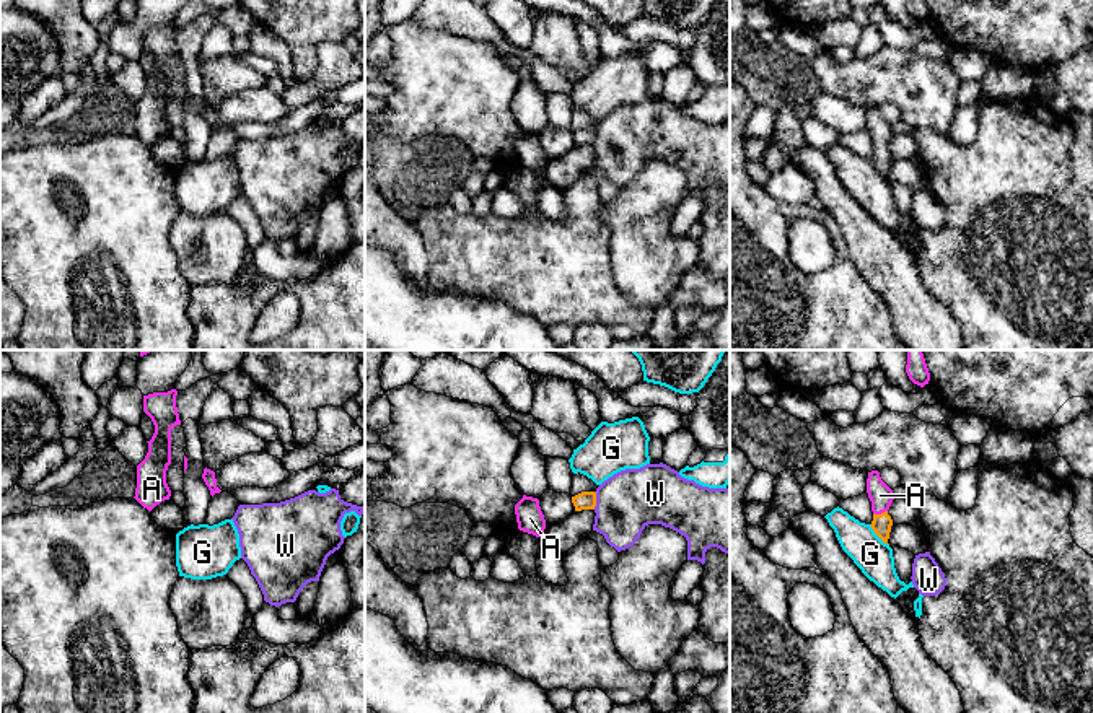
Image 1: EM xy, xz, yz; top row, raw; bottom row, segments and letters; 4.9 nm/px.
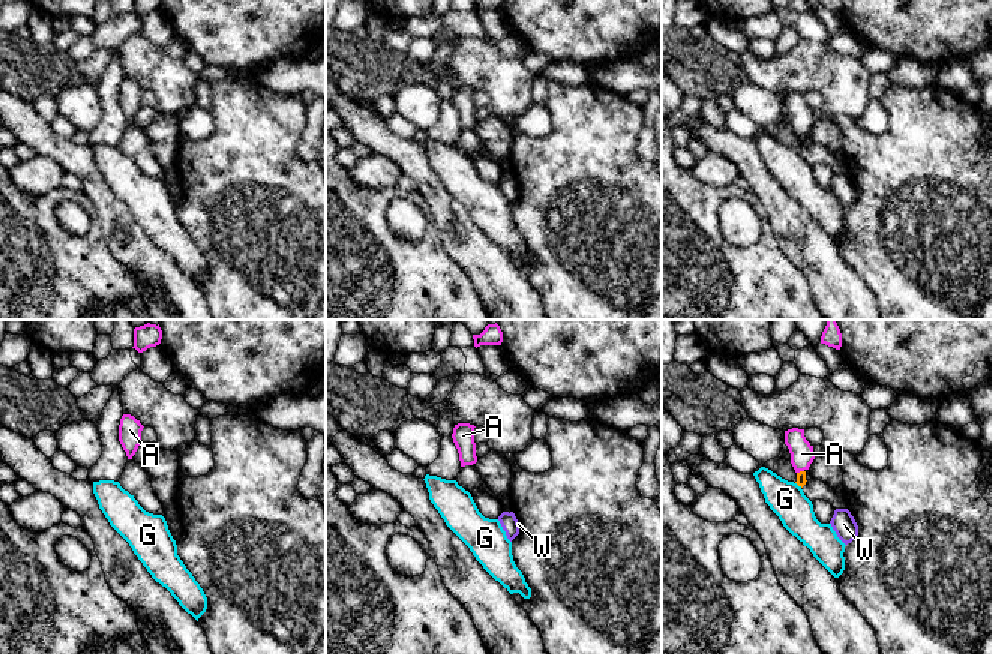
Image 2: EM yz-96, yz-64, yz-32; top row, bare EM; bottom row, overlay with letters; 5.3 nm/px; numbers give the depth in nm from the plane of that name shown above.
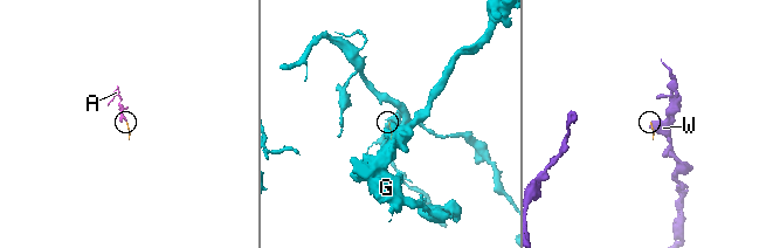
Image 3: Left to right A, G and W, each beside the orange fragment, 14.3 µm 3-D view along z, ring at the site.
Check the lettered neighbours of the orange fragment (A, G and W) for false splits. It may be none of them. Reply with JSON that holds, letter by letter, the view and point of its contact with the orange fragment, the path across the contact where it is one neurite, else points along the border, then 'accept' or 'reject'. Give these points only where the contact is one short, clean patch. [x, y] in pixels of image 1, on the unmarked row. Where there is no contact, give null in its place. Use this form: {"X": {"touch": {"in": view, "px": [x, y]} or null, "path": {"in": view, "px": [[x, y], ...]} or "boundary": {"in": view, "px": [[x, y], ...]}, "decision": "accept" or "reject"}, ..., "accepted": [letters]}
{"A": {"touch": {"in": "yz", "px": [882, 148]}, "path": {"in": "yz", "px": [[882, 158], [882, 148], [880, 131]]}, "decision": "accept"}, "G": {"touch": {"in": "yz", "px": [878, 171]}, "boundary": {"in": "yz", "px": [[869, 160], [888, 181]]}, "decision": "reject"}, "W": {"touch": {"in": "xz", "px": [595, 135]}, "decision": "reject"}, "accepted": ["A"]}

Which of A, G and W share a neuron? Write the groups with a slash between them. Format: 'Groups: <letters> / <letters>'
Groups: A / G / W

